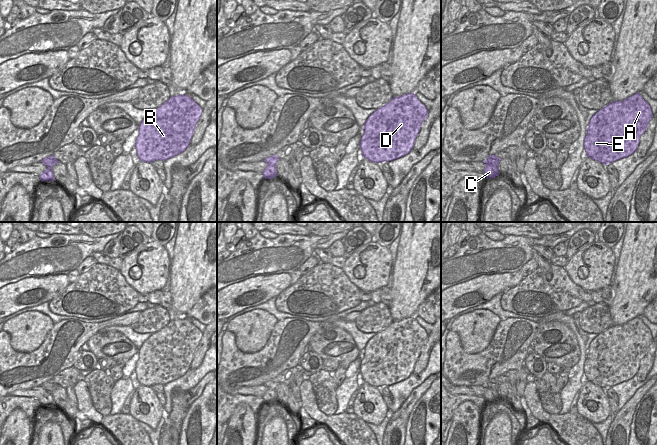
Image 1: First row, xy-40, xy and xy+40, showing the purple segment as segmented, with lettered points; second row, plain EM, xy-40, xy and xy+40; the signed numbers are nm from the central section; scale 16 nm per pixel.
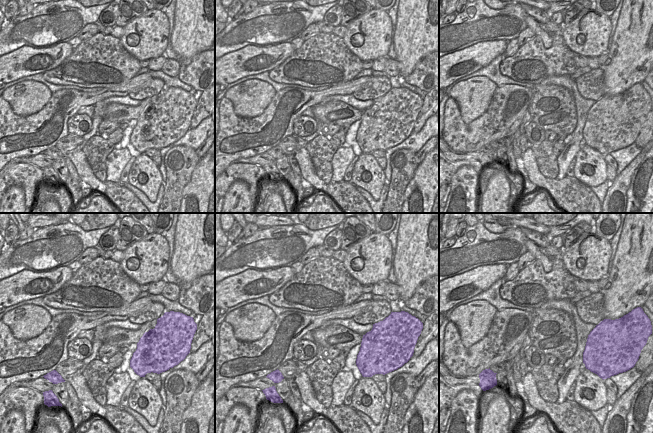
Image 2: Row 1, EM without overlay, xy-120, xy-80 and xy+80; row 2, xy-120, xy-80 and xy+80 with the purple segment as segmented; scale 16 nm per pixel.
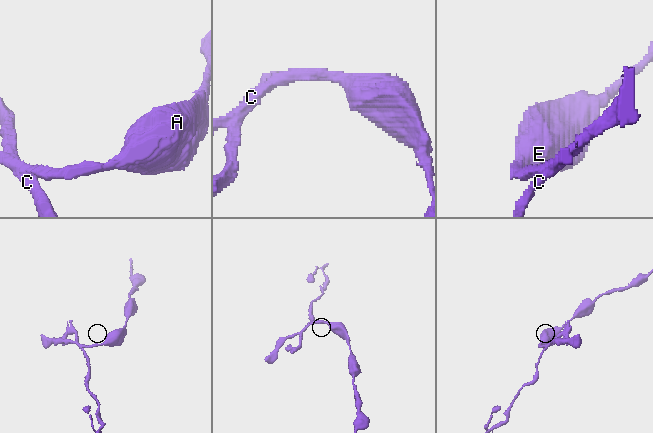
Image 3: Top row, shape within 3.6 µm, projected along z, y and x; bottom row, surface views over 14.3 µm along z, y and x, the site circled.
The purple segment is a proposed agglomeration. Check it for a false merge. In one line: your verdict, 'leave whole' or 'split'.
split

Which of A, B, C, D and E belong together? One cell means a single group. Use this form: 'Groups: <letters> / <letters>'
Groups: A B D E / C.

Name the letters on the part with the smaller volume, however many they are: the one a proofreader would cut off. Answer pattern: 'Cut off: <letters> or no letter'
Cut off: C.

